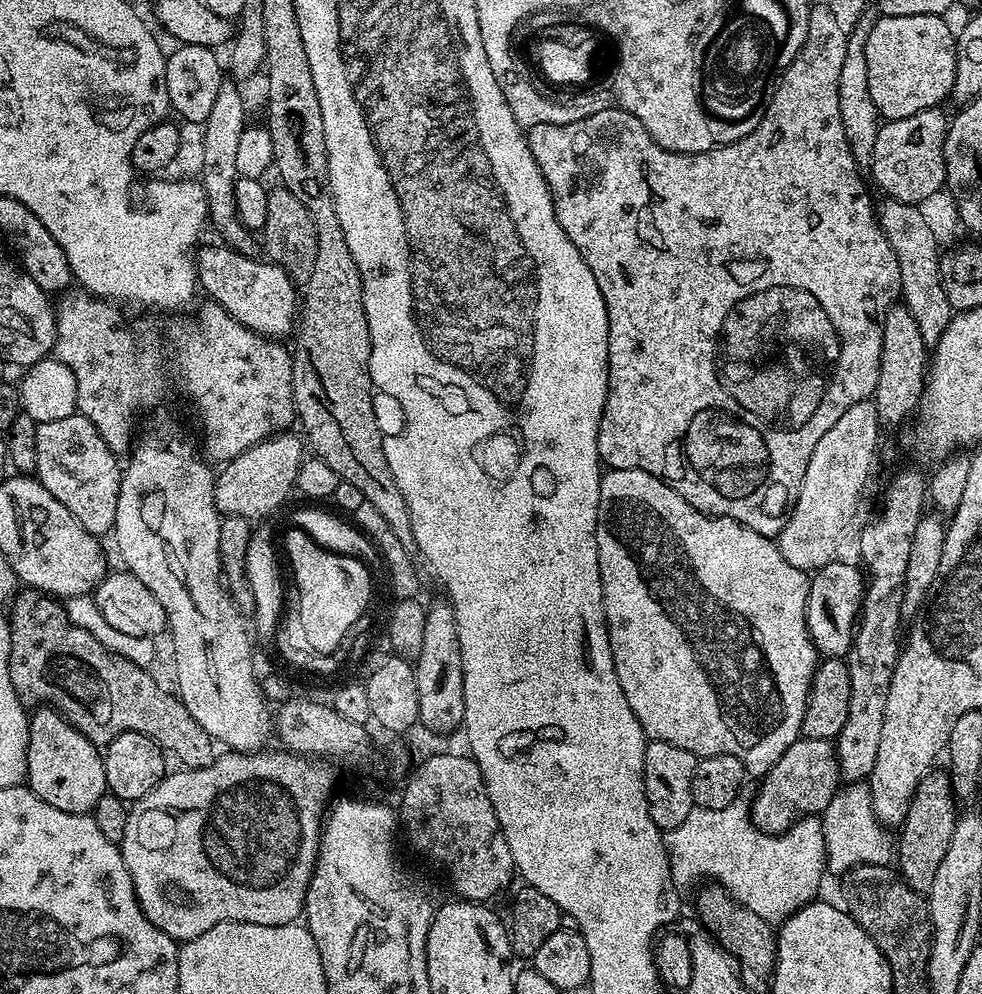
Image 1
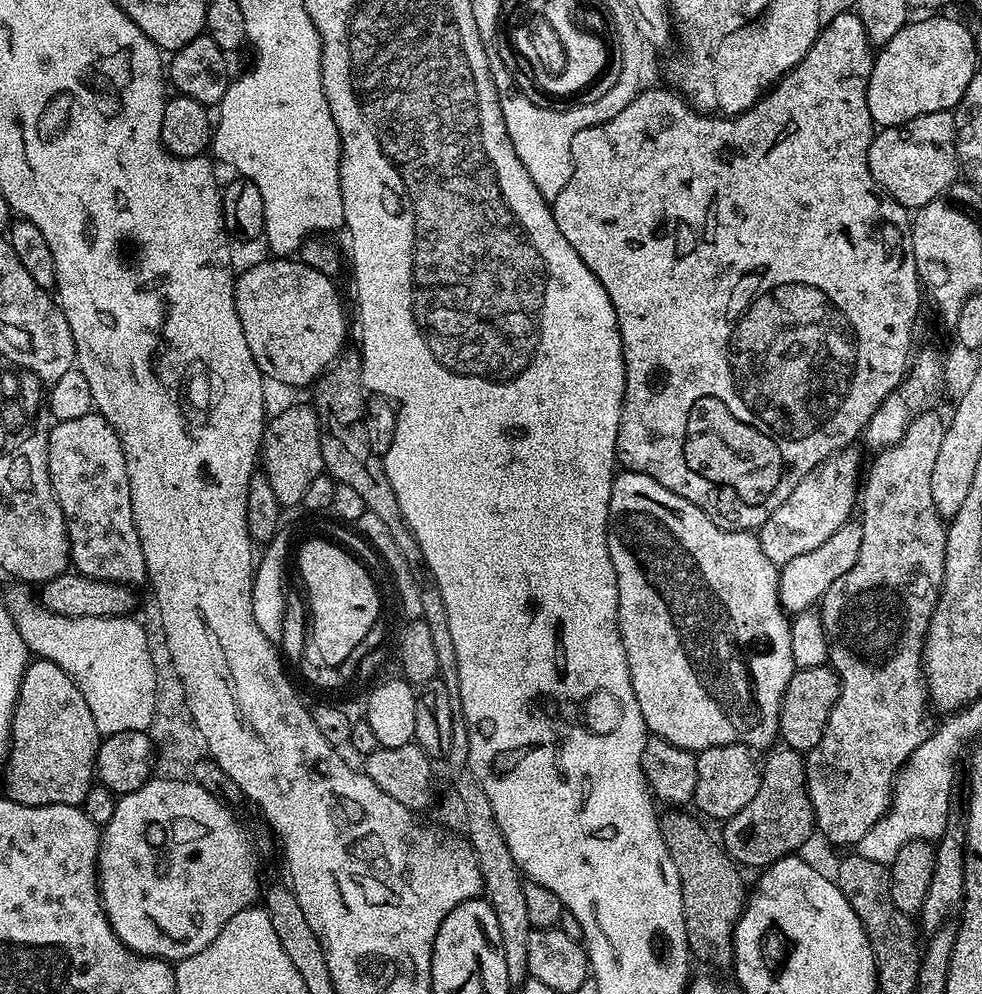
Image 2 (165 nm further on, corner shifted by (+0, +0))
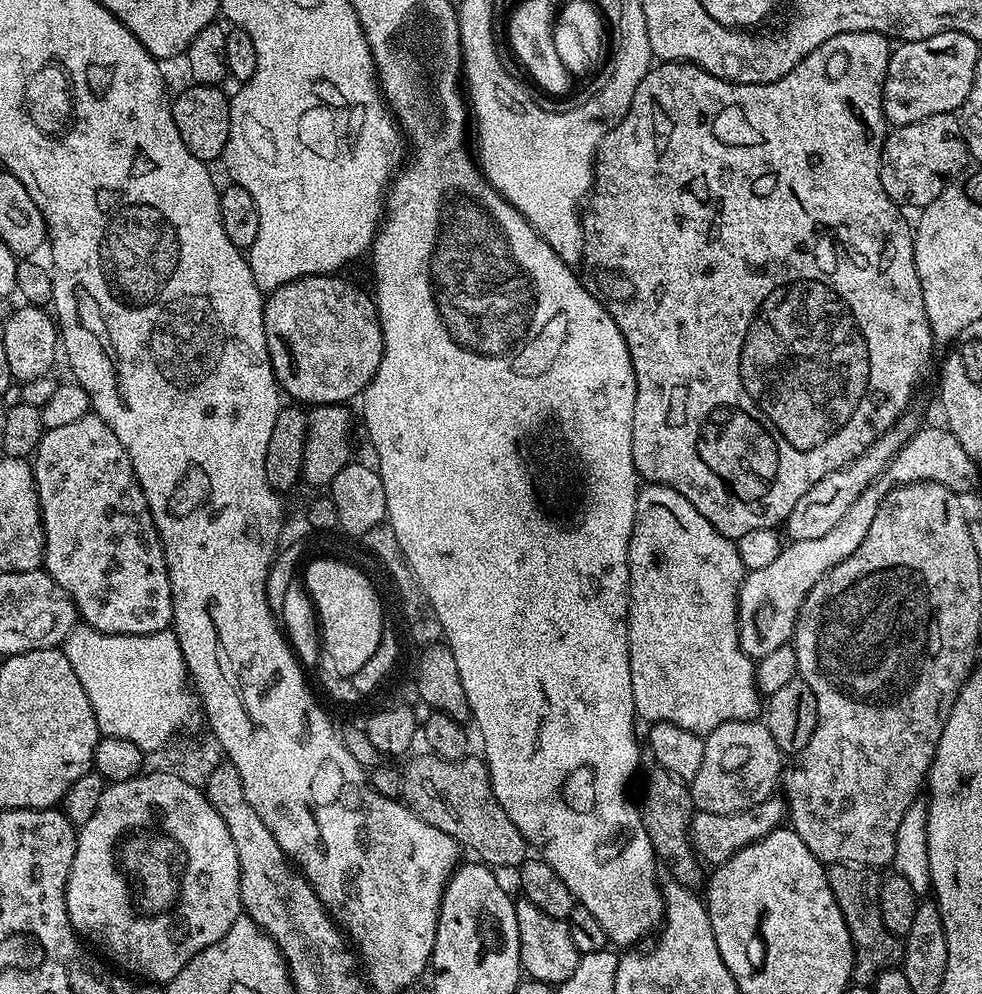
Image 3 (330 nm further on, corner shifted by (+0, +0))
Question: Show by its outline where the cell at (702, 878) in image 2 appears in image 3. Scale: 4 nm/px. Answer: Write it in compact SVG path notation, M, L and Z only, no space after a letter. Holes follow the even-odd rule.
M651 754L643 757L642 776L643 772L644 789L640 792L640 800L638 796L638 807L640 817L642 818L642 826L646 826L646 834L650 838L653 850L656 851L656 859L663 867L665 864L665 866L672 871L671 879L675 881L675 883L693 890L699 889L699 884L701 887L701 885L705 883L706 868L700 857L696 855L696 851L692 849L692 844L688 840L688 823L690 823L694 815L694 805L689 781L670 774L670 770L663 768Z

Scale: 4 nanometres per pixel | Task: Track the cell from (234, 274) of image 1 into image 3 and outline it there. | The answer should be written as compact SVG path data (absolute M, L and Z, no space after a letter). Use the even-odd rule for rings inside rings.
M329 274L327 276L303 276L301 280L290 282L281 288L275 288L264 301L264 325L266 326L266 346L268 347L268 360L272 364L272 369L276 375L276 383L280 385L285 397L293 396L293 401L299 402L304 406L315 406L318 404L342 404L347 405L348 400L355 401L363 393L378 366L382 362L382 326L376 313L376 302L371 295L368 296L356 284L351 284L348 280L343 280L343 275Z

